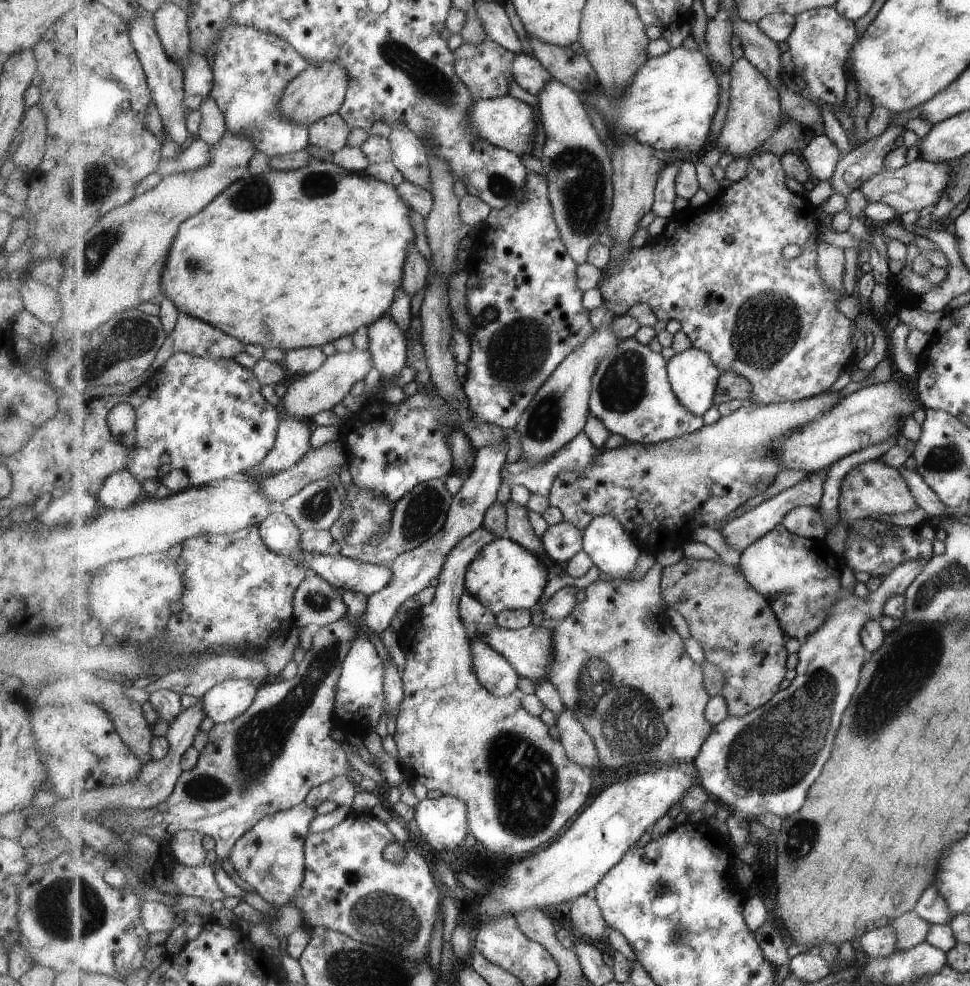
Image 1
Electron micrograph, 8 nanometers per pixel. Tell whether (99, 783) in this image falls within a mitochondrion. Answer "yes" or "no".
no

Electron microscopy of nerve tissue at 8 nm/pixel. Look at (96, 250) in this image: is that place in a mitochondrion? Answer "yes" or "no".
yes

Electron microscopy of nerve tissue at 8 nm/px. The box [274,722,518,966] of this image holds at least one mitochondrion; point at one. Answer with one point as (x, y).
(383, 915)

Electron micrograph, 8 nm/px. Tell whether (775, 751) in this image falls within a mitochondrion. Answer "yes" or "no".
yes

